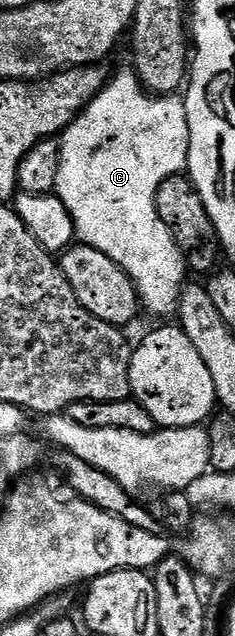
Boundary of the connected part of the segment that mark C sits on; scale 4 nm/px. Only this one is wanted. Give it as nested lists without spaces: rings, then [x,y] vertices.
[[[127,69],[107,82],[85,111],[62,132],[60,142],[62,160],[56,194],[74,221],[77,238],[85,246],[100,249],[104,257],[112,257],[128,273],[145,310],[147,307],[154,315],[173,316],[182,300],[188,268],[186,255],[158,212],[158,190],[168,177],[183,174],[190,161],[185,102],[174,95],[159,97],[147,91],[137,71]]]

